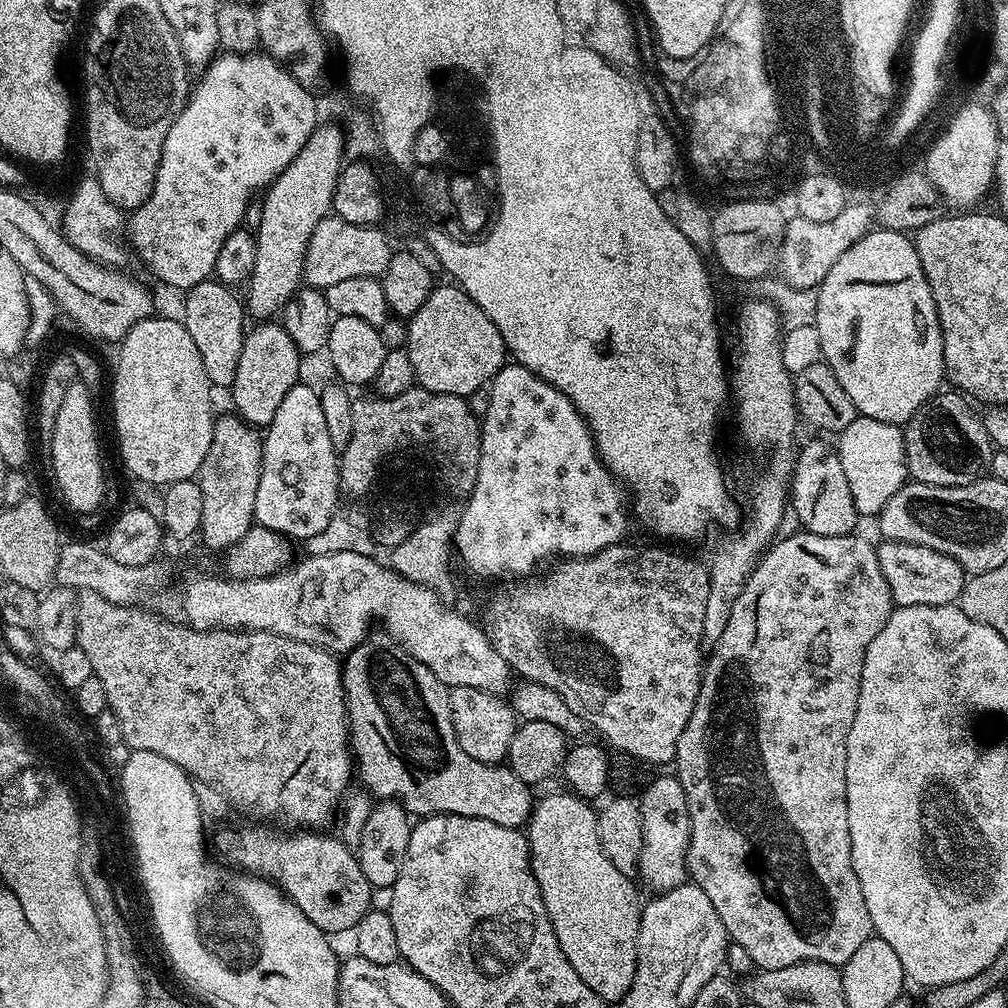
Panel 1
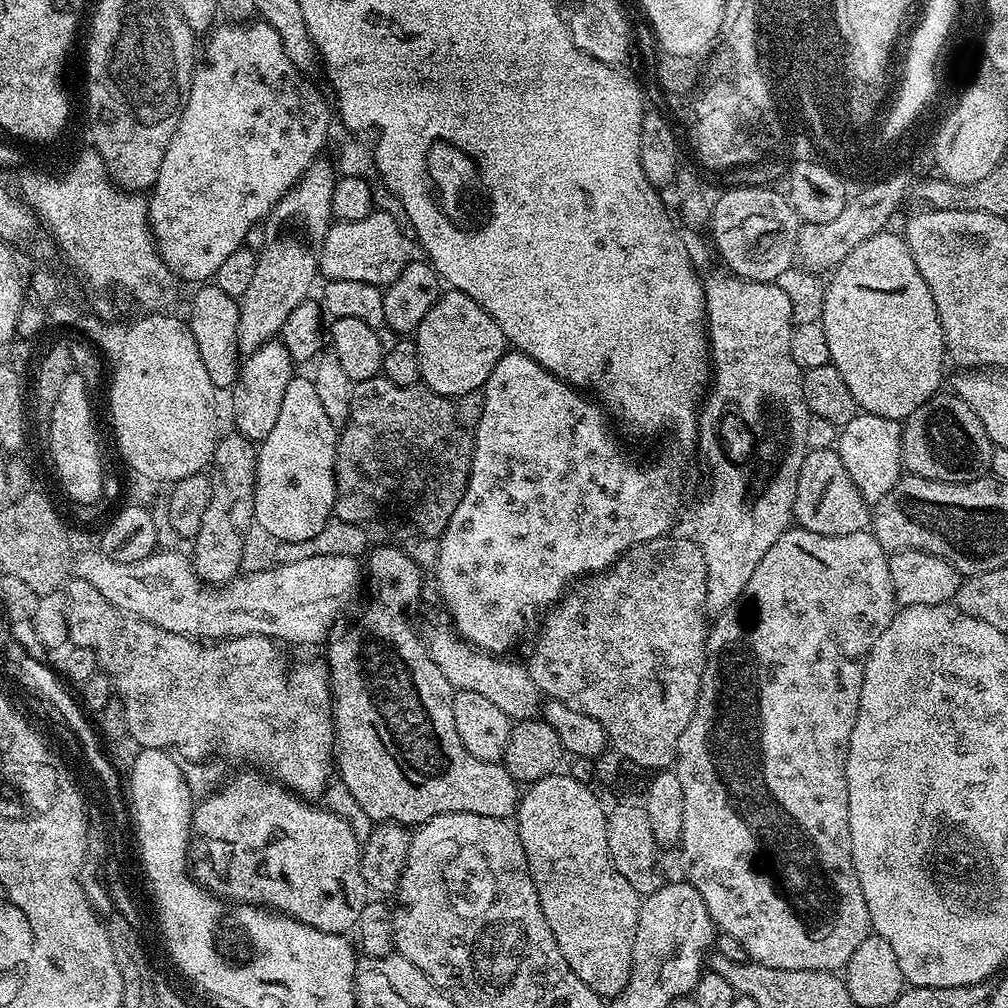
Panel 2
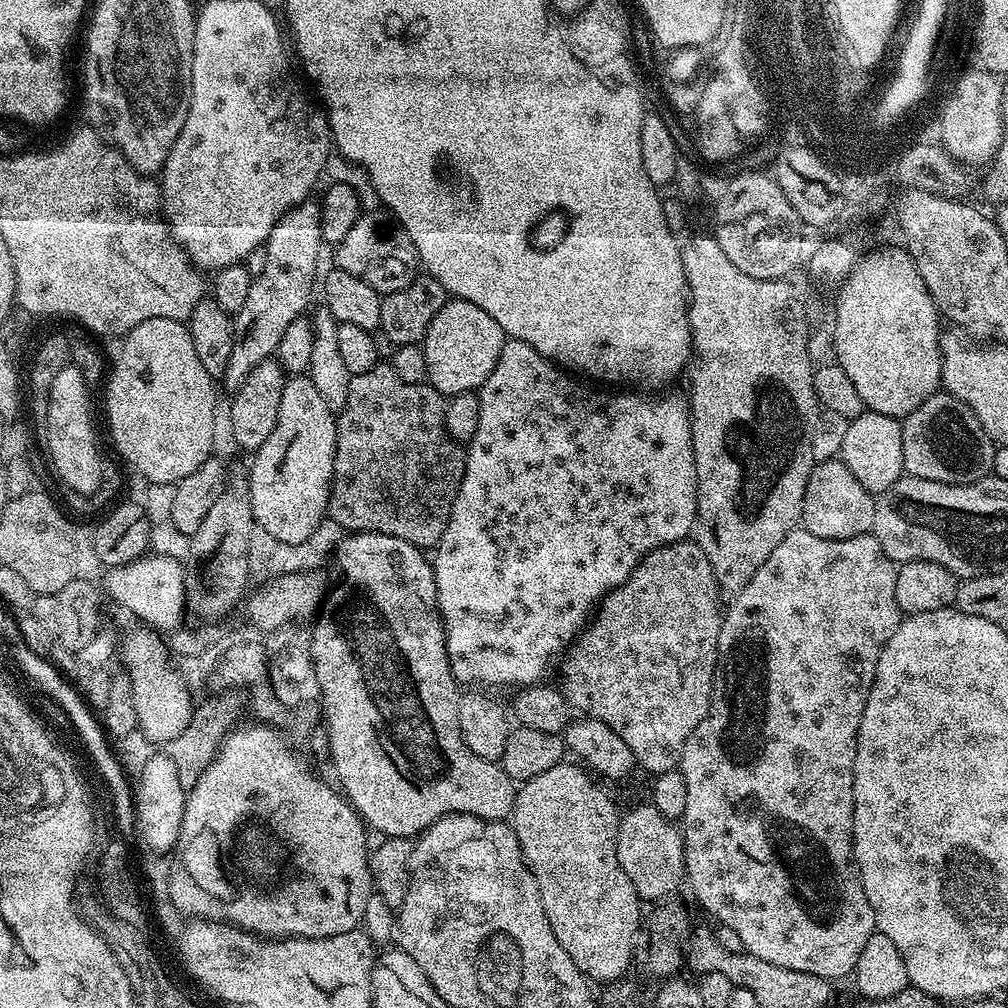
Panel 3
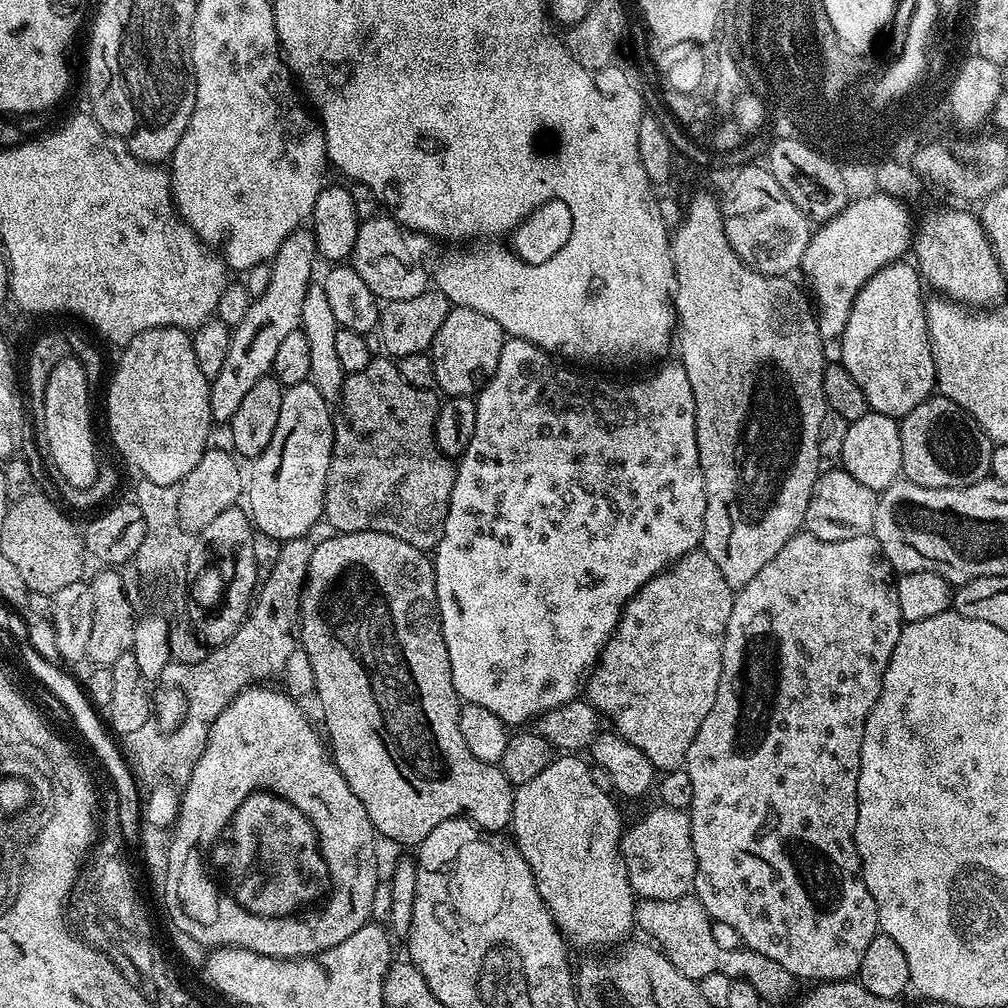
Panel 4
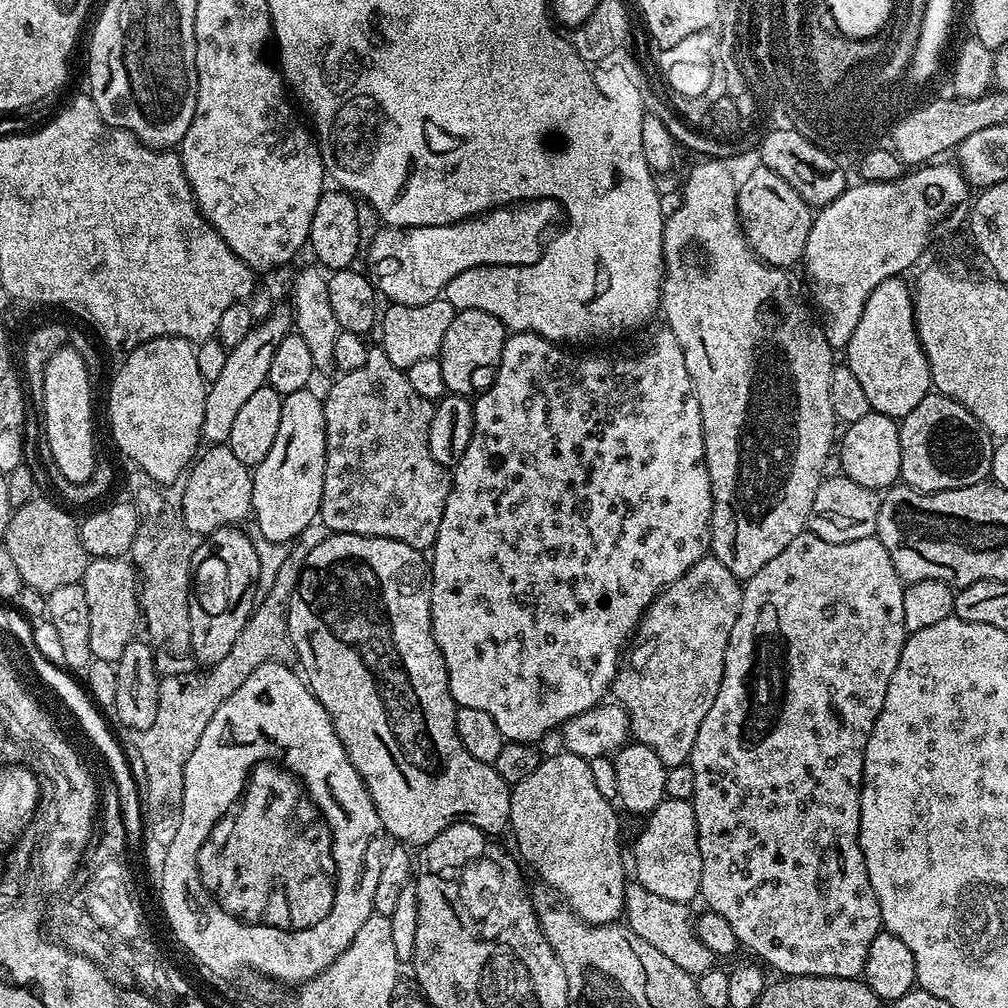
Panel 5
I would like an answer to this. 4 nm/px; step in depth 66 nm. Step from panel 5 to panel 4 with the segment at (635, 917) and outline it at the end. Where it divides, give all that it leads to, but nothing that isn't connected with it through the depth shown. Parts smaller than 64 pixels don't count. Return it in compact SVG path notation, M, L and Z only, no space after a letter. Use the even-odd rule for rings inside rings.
M689 894L673 900L640 900L636 906L637 929L645 932L647 939L664 953L664 957L686 978L699 981L709 974L726 974L726 978L745 980L758 990L761 1001L784 1000L792 992L794 978L786 966L778 966L774 958L758 954L753 948L741 946L738 950L725 950L718 946L712 933L713 919L700 899Z

